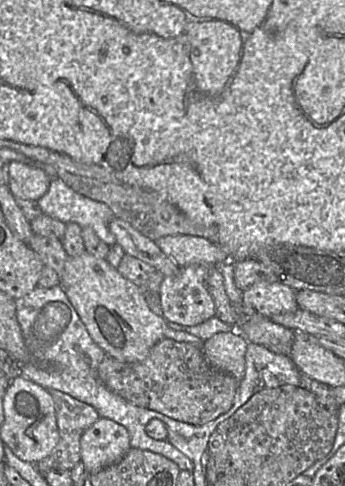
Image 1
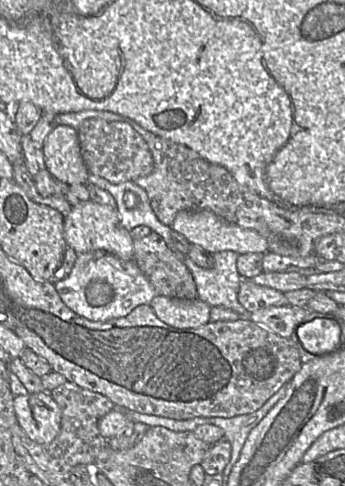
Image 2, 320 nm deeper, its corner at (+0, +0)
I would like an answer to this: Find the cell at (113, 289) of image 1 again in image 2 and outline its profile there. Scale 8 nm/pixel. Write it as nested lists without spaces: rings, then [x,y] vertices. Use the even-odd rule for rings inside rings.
[[[91,200],[80,203],[64,217],[64,238],[68,248],[78,255],[92,251],[104,251],[115,255],[122,261],[133,260],[133,239],[130,231],[120,224],[115,206],[97,204]]]

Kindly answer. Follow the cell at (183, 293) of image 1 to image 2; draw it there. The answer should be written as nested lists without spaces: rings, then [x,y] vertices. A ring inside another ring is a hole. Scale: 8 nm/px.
[[[251,279],[241,280],[238,301],[249,313],[270,306],[287,305],[284,293],[267,286],[258,285]]]

